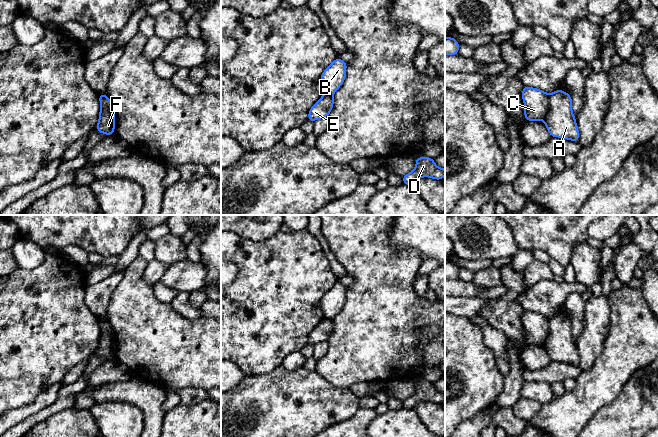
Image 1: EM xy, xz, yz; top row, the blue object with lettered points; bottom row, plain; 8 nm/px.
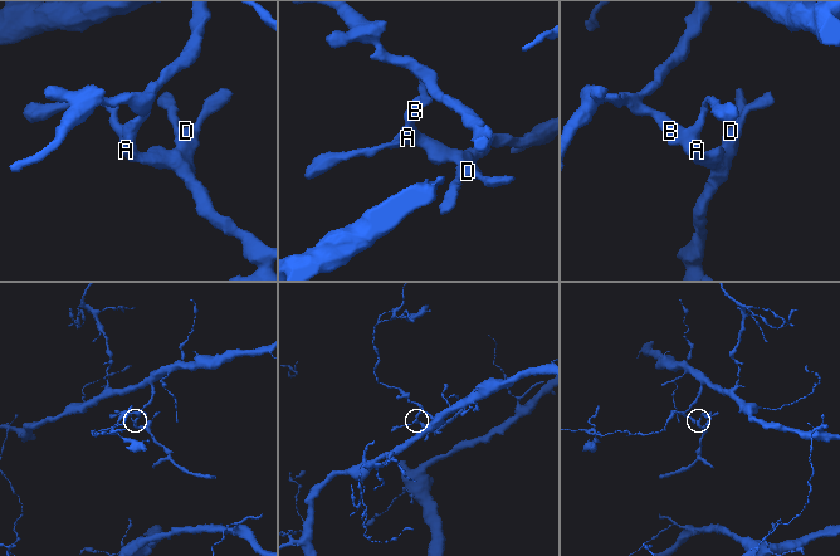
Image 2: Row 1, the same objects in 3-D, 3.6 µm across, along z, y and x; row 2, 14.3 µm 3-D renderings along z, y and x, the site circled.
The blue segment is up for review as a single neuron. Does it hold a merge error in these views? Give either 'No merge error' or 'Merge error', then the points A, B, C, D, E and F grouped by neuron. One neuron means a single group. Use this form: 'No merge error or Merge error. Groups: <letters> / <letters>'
Merge error. Groups: A D E F / B C

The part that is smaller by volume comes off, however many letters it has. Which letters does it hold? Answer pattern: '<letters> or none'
A, D, E, F

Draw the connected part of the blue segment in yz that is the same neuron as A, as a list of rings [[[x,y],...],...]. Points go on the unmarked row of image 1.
[[[562,314],[549,318],[544,348],[552,361],[579,365],[579,354],[572,336],[571,320]]]

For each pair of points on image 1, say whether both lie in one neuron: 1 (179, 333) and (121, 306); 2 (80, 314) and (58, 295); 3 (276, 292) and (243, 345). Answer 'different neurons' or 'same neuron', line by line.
1: same neuron
2: same neuron
3: same neuron

